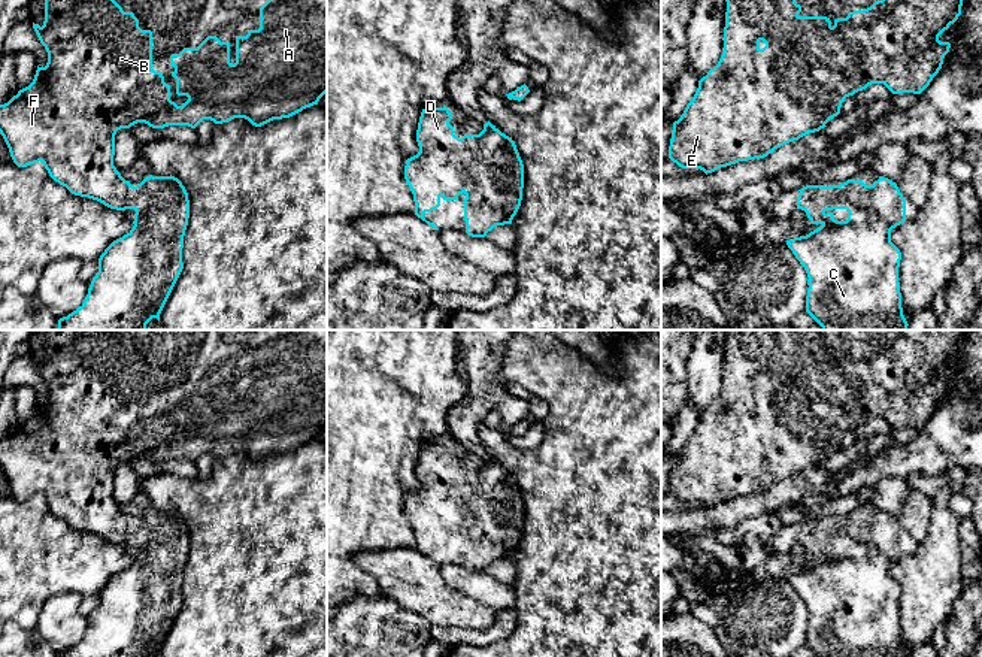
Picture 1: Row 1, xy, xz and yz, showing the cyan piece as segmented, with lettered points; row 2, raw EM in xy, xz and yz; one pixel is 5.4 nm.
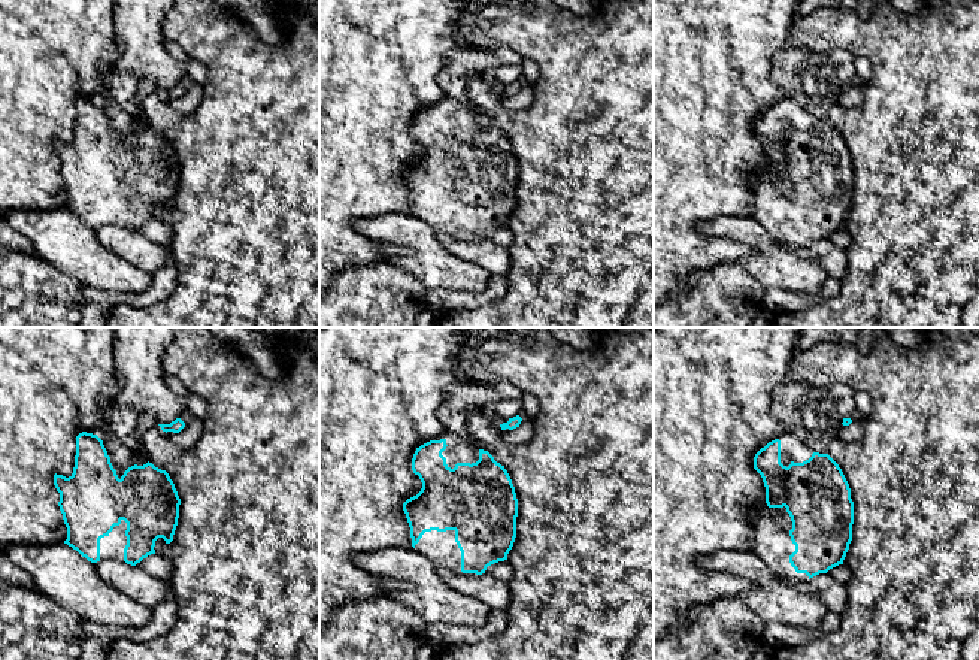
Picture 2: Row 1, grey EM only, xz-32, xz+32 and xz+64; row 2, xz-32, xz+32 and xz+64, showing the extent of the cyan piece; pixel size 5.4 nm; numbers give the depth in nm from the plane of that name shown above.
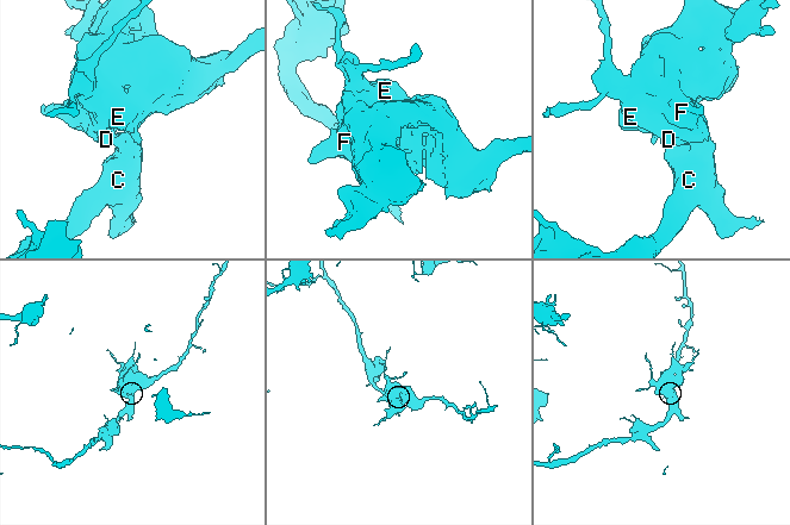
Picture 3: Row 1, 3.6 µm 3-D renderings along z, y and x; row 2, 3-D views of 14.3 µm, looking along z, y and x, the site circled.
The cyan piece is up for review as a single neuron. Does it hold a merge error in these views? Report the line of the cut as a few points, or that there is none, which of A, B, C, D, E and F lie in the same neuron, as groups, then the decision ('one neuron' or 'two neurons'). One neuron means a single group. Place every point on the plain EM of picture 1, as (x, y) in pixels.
no cut | A B C D E F | one neuron

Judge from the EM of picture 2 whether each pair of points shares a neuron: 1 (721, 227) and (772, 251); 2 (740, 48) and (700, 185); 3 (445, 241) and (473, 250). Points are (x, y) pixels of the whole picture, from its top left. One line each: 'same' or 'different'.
1: same
2: same
3: same

